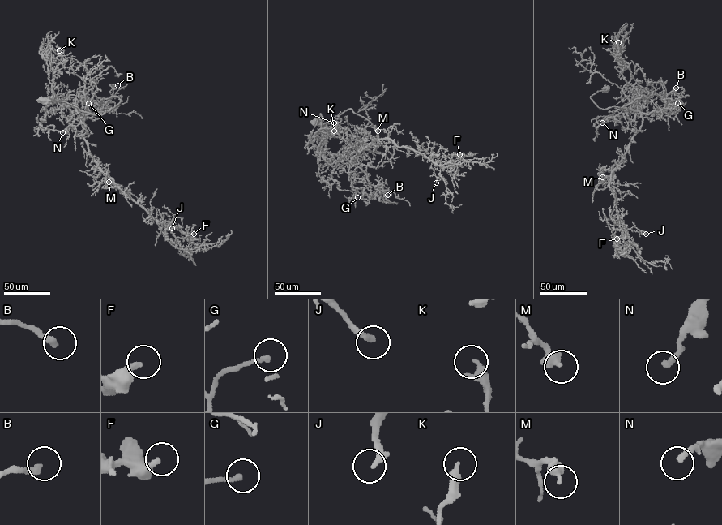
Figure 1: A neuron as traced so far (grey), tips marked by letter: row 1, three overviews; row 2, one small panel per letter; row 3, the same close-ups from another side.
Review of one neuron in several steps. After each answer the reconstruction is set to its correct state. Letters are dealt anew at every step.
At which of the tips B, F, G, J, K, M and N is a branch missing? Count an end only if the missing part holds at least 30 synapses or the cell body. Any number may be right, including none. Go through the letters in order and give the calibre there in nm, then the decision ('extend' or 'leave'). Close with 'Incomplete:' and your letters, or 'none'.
B: calibre 280 nm; leave
F: calibre 280 nm; extend
G: calibre 190 nm; leave
J: calibre 280 nm; extend
K: calibre 220 nm; leave
M: calibre 380 nm; leave
N: calibre 240 nm; leave
Incomplete: F, J

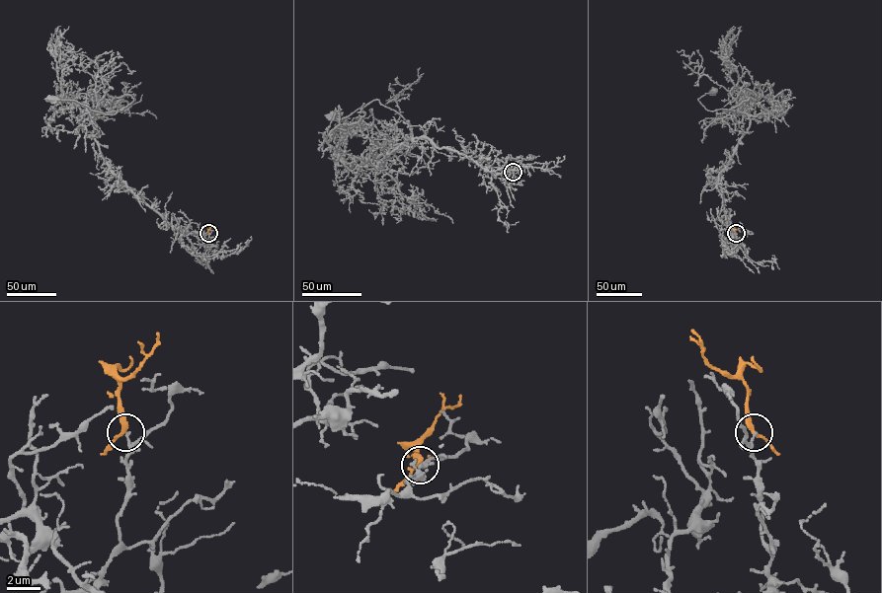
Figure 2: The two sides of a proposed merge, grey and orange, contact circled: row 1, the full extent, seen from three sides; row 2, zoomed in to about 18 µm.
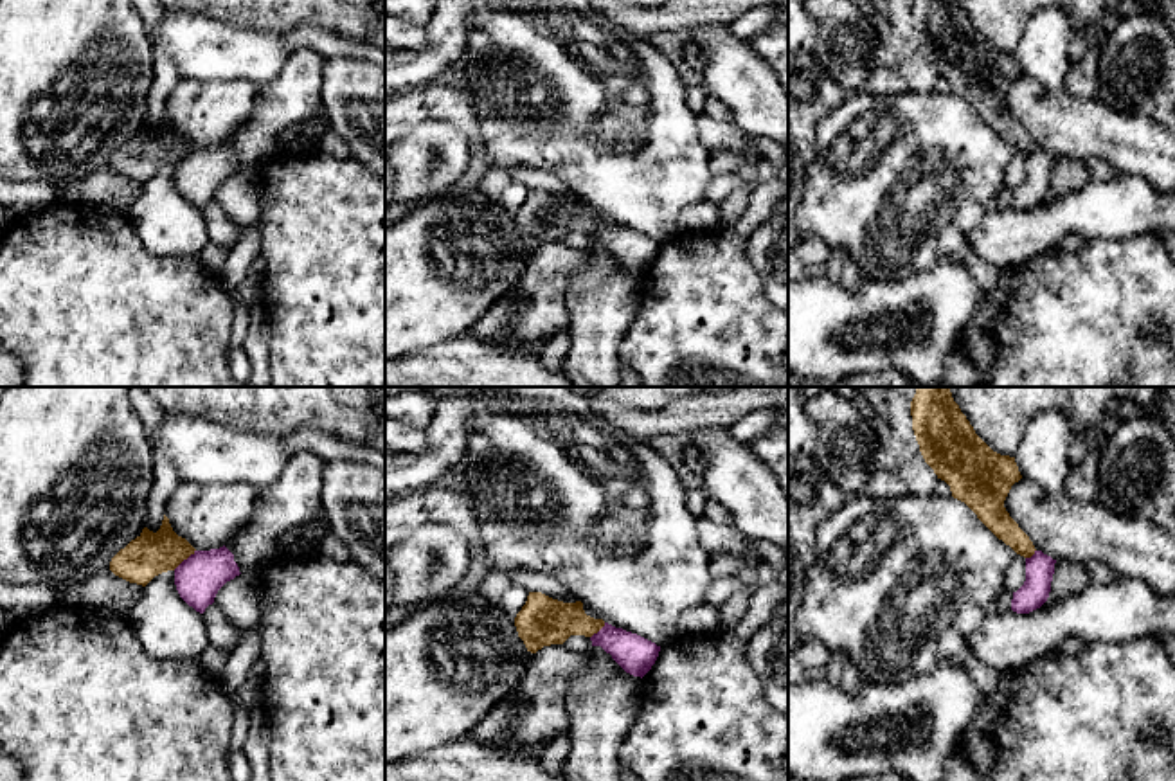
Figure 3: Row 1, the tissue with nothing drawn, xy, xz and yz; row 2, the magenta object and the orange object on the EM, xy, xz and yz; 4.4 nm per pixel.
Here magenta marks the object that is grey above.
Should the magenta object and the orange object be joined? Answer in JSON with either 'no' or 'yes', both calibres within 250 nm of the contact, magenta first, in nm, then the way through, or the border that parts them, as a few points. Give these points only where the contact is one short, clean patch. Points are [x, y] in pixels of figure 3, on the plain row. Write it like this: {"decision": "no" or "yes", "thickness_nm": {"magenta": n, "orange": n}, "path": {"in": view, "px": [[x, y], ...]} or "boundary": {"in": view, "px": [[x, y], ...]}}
{"decision": "no", "thickness_nm": {"magenta": 200, "orange": 190}, "boundary": {"in": "xy", "px": [[195, 146], [173, 166]]}}

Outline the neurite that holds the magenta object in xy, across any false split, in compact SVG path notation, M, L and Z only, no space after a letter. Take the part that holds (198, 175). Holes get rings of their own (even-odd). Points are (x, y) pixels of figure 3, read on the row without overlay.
M223 142L211 148L194 148L175 166L175 182L180 194L203 211L214 200L218 187L239 171L234 151Z

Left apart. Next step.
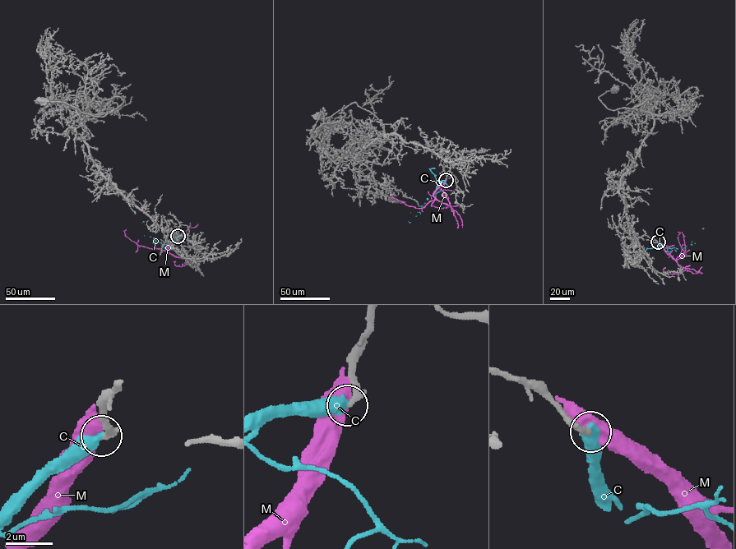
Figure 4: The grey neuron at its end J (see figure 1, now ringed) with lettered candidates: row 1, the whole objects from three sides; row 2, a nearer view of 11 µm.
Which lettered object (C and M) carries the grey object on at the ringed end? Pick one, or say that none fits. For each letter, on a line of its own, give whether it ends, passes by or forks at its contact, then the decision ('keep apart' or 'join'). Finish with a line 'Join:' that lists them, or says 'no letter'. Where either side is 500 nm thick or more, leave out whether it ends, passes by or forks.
C: keep apart
M: keep apart
Join: no letter

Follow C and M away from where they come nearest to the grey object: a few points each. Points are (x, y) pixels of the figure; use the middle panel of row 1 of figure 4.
C: (446, 180), (439, 183), (416, 215), (410, 212), (409, 222)
M: (446, 179), (433, 193), (435, 199), (423, 207), (409, 206), (393, 197)

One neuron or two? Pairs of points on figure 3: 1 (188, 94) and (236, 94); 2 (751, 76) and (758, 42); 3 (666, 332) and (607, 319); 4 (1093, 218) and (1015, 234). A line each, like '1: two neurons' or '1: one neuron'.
1: one neuron
2: two neurons
3: two neurons
4: one neuron

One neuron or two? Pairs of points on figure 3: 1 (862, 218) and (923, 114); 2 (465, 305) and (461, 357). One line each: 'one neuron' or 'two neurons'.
1: one neuron
2: two neurons

